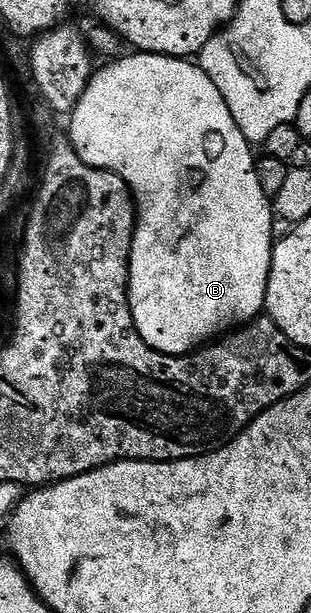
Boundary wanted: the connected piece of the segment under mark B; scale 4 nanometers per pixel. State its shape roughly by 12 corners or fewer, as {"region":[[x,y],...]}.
{"region":[[194,61],[69,115],[131,190],[129,301],[186,356],[264,313],[273,202]]}

